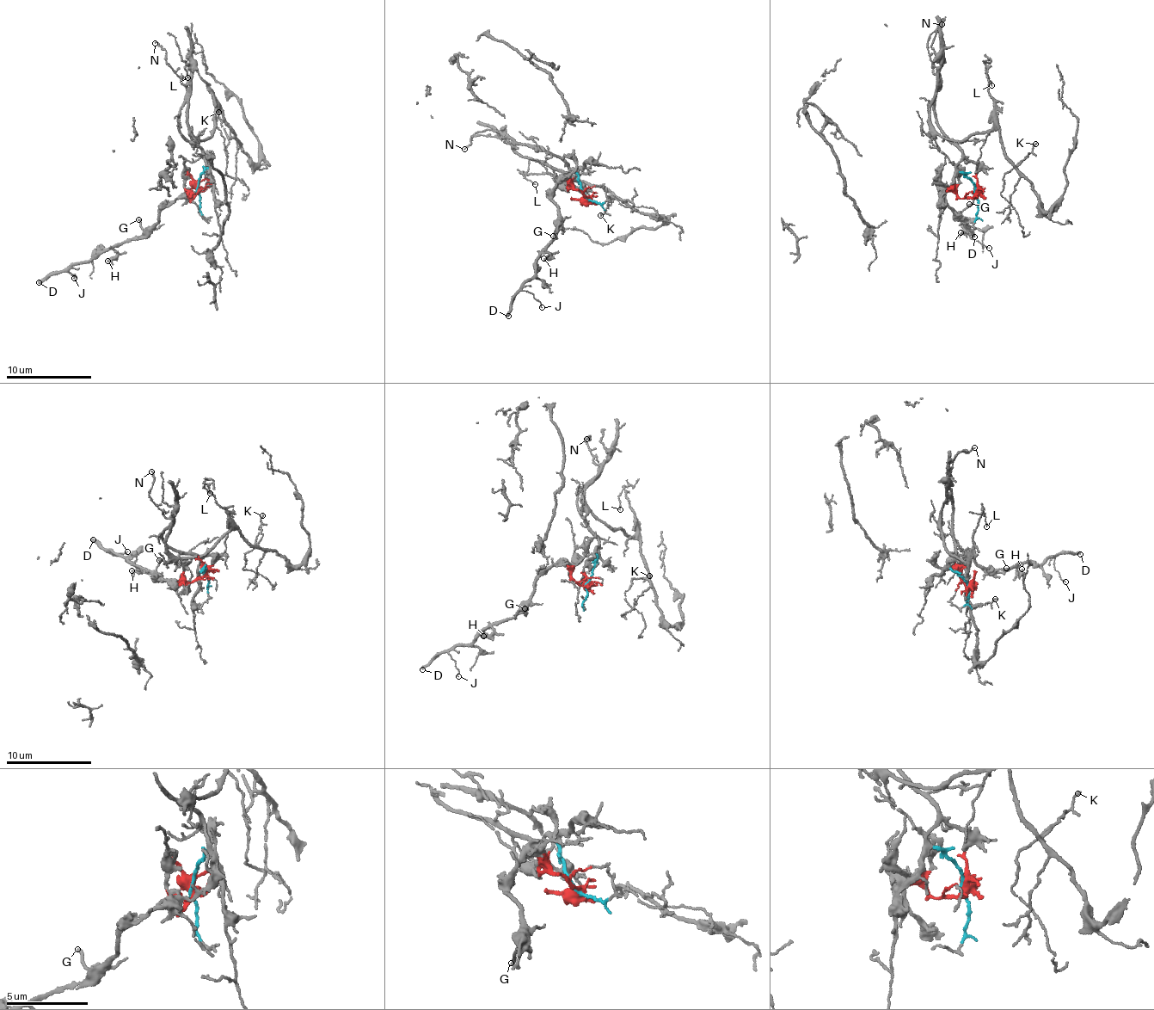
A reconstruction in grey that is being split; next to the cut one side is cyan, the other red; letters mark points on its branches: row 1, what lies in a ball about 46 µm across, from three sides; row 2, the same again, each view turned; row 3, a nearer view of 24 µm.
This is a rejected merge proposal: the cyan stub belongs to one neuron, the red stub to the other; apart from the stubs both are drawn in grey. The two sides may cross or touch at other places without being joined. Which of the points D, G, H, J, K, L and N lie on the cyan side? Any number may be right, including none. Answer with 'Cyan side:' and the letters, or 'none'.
Cyan side: K, L, N

